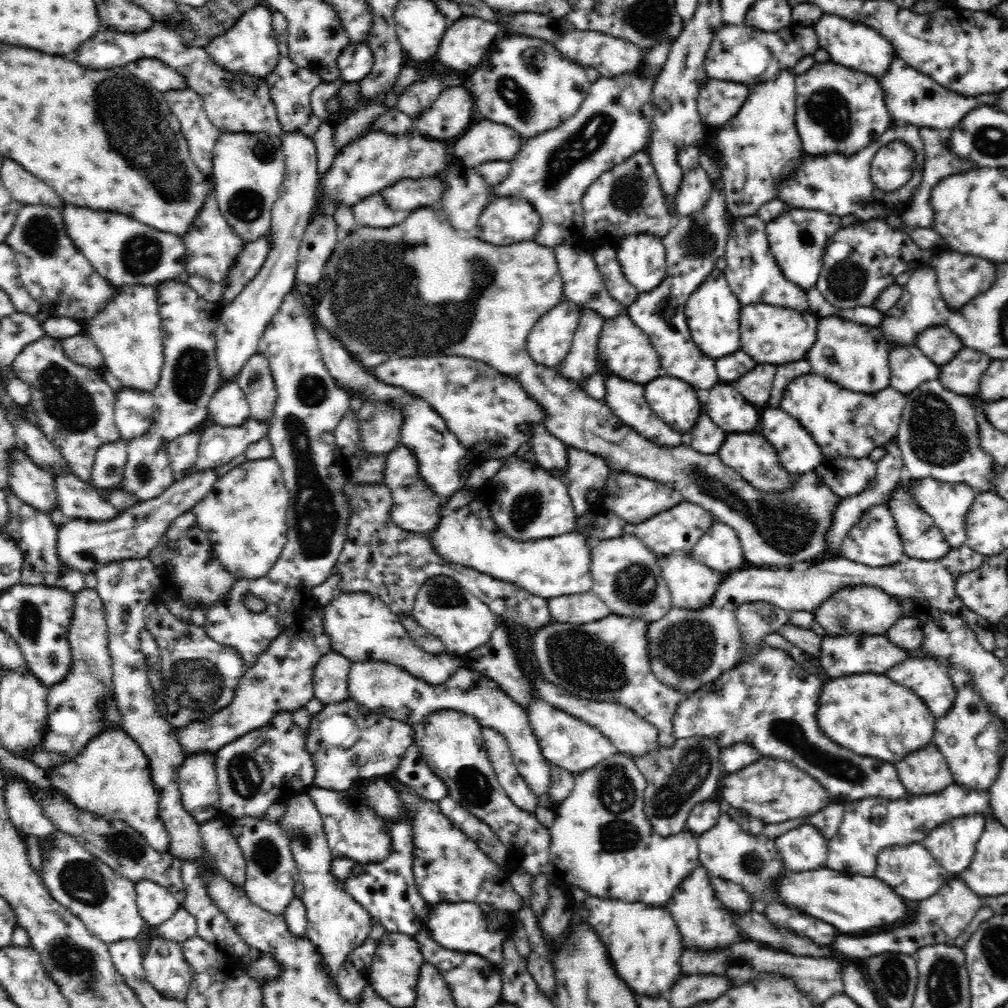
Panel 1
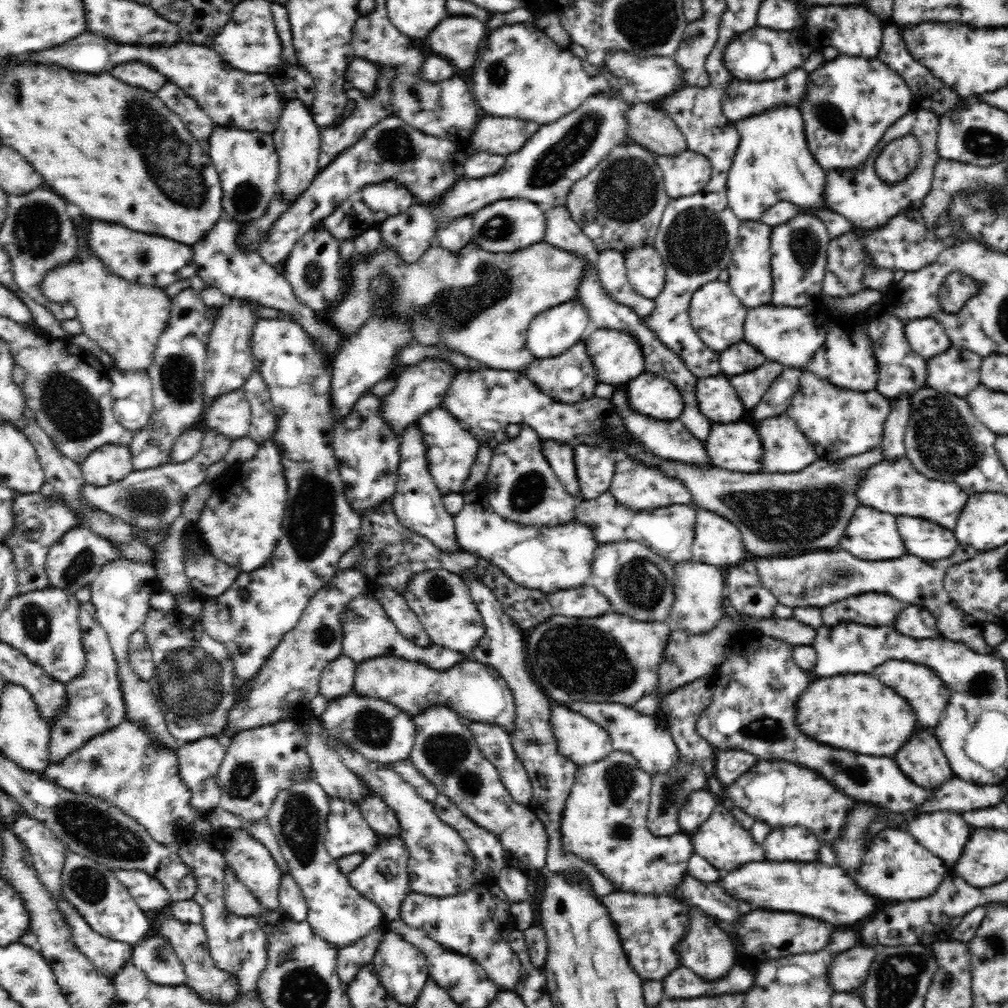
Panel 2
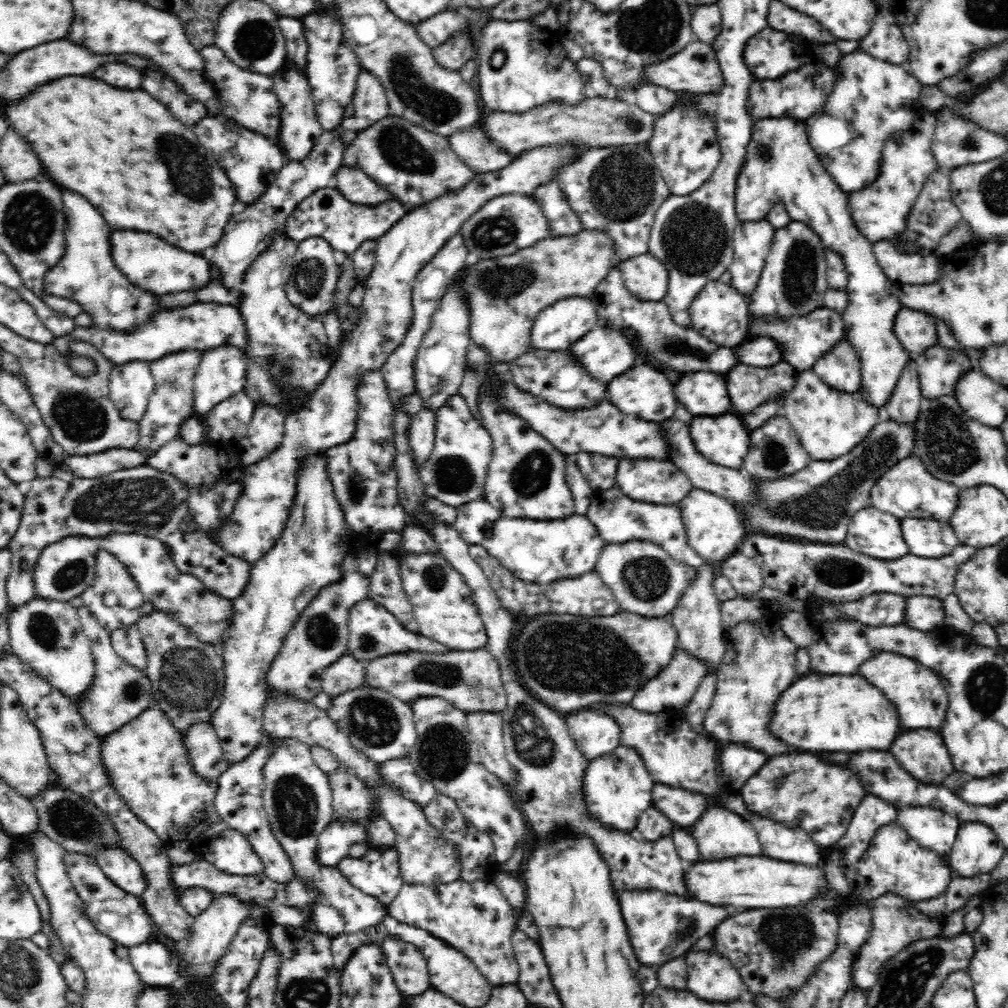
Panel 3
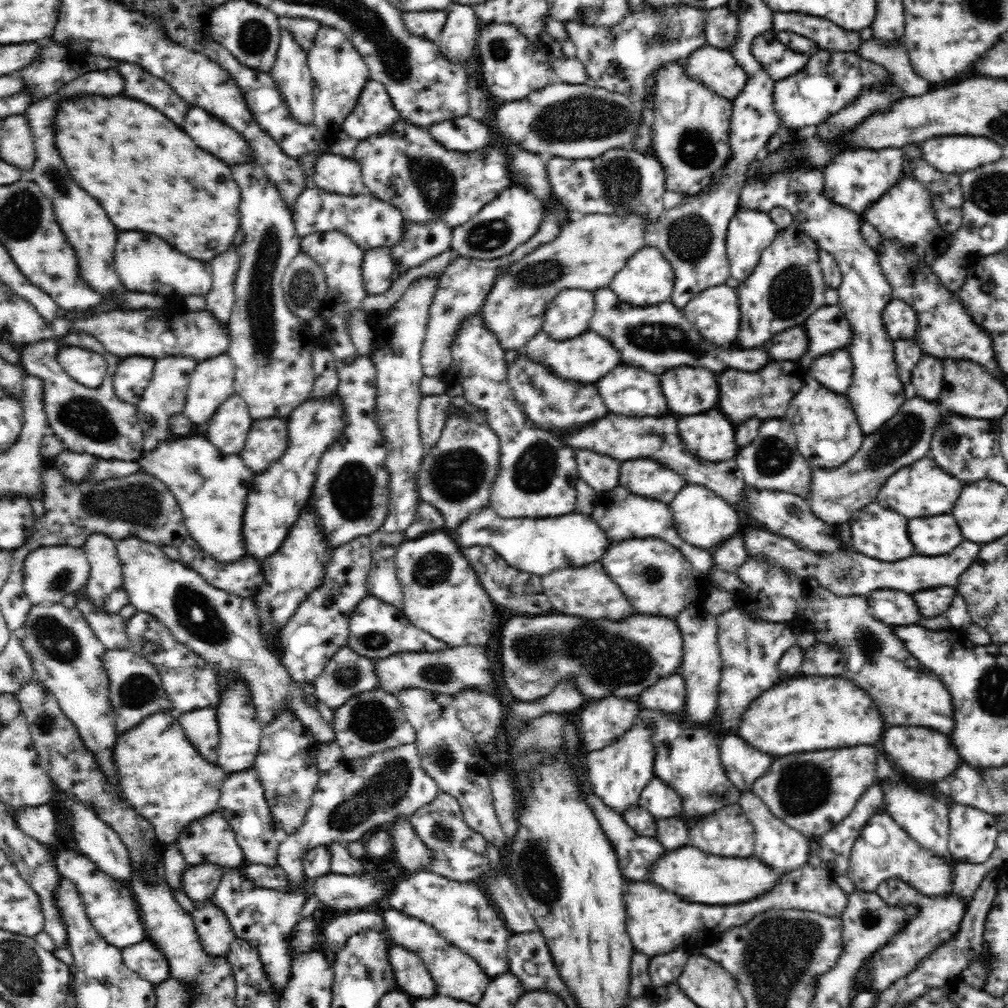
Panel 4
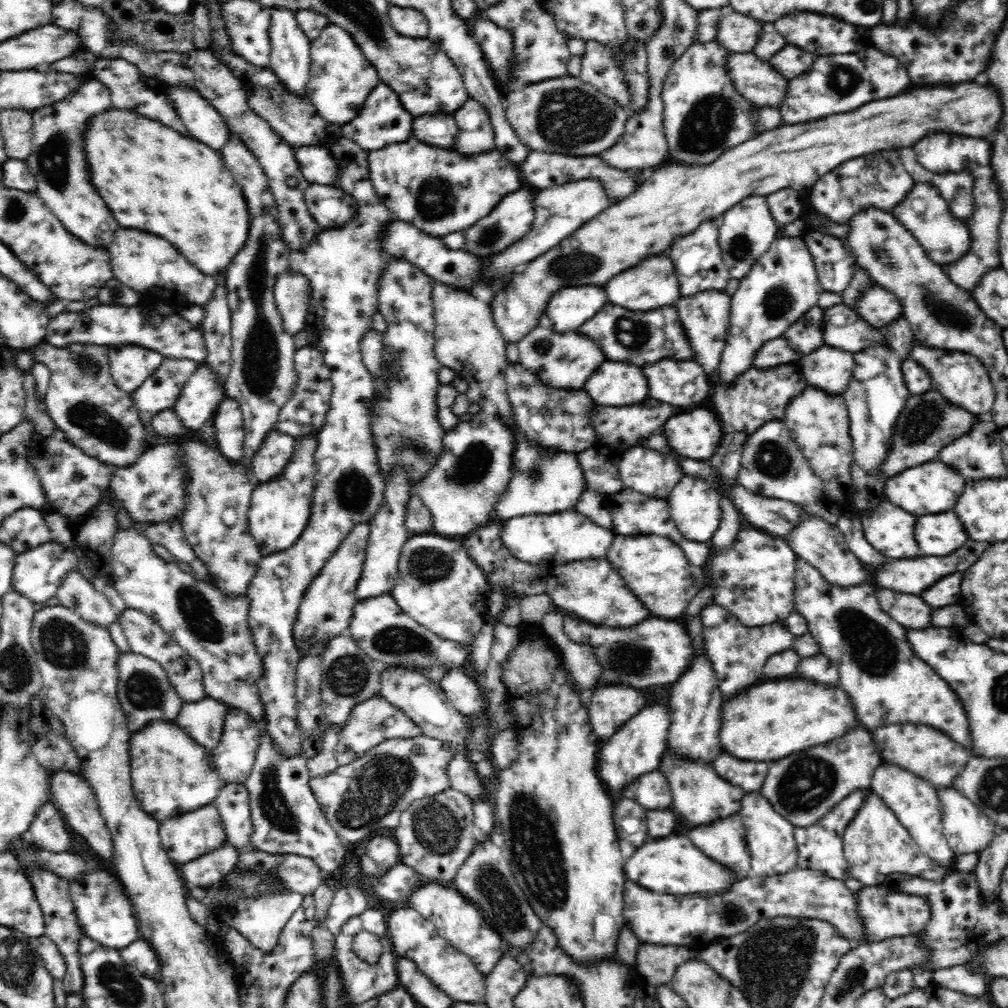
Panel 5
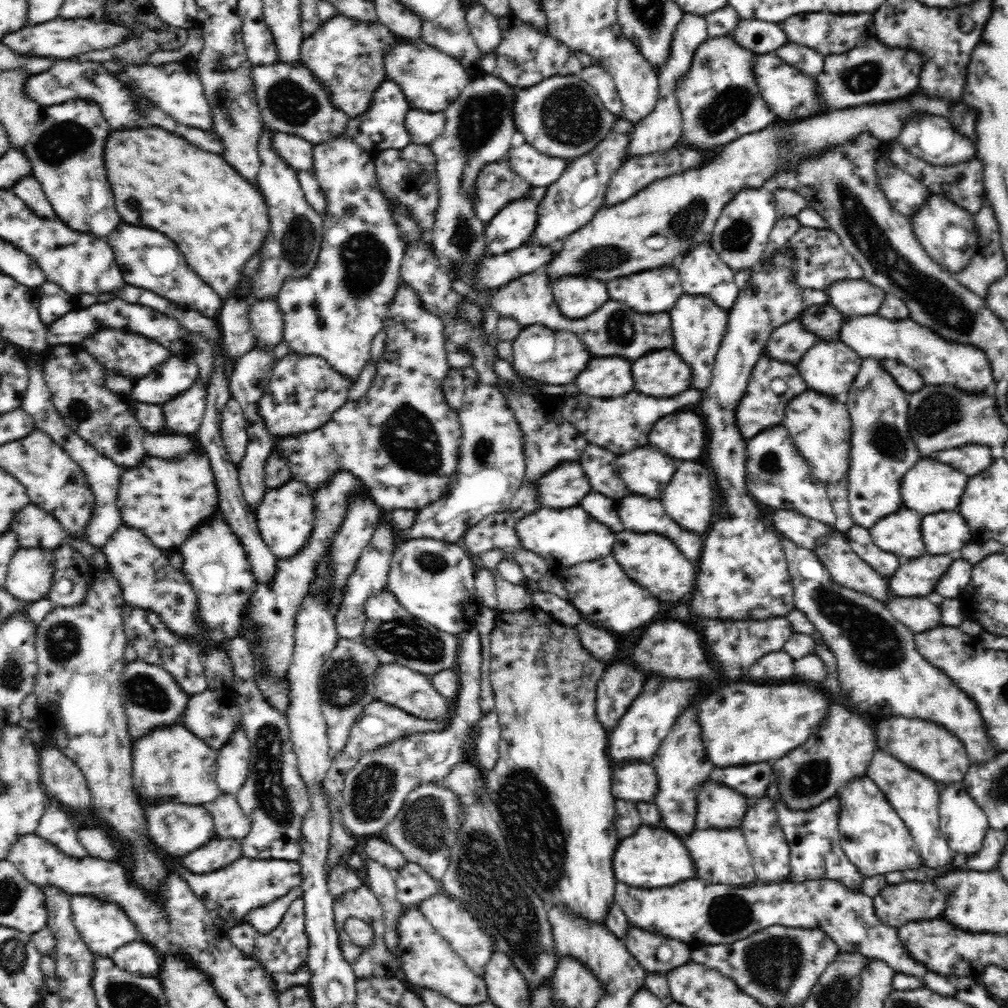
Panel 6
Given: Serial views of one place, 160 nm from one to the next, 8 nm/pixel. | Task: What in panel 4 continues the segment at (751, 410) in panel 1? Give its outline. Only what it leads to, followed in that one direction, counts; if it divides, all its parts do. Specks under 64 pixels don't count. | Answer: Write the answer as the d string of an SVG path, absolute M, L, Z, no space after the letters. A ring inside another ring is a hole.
M682 367L665 372L660 380L669 410L688 416L717 408L717 377L714 371L703 367Z

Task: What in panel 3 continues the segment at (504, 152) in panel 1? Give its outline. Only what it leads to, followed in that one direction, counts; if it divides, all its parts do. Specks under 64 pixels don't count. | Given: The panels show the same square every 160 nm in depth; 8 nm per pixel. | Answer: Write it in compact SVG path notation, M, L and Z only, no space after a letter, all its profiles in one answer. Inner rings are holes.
M588 95L579 105L572 106L564 103L554 102L534 107L525 113L492 112L488 114L480 126L486 131L486 135L492 141L500 144L500 149L510 152L512 155L519 155L530 148L544 146L544 144L581 144L587 149L602 148L608 146L622 146L628 144L646 145L654 134L656 119L658 116L642 110L637 103L608 99L608 97L596 97Z

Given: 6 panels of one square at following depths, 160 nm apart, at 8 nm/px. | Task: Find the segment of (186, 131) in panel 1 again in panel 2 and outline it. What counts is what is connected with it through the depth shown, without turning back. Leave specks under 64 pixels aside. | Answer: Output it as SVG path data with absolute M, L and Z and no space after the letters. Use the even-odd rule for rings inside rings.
M170 82L156 92L162 102L185 123L192 137L206 143L216 126L196 100L177 84Z

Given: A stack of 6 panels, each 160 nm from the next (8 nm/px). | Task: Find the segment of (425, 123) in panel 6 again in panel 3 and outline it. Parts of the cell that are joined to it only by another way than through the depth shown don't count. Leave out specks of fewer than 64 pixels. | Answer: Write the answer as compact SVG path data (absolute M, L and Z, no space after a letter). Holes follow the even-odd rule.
M480 125L455 132L447 139L458 158L476 174L494 172L512 162L512 158L494 145Z

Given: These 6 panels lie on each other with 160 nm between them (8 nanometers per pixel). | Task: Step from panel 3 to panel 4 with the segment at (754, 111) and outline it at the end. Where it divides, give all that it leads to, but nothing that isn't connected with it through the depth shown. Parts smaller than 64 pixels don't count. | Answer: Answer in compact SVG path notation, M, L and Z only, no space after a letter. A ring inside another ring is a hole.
M820 49L809 57L802 70L774 81L772 96L774 110L790 130L799 130L807 126L816 127L860 95L862 88L876 88L878 84L882 84L882 80L886 80L886 76L888 71L882 65L860 58L856 51Z

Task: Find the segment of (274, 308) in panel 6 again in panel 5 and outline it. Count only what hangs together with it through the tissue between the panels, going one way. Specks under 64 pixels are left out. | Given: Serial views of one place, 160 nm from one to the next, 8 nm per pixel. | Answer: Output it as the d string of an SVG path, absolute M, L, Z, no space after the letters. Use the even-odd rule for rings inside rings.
M289 269L281 274L274 287L274 300L284 321L284 329L296 335L306 328L309 306L313 299L310 279Z

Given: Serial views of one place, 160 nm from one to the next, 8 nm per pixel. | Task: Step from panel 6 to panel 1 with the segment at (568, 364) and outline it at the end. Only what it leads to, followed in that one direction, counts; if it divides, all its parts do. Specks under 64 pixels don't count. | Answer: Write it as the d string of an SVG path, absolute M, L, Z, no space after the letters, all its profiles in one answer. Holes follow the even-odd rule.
M628 310L605 320L602 334L598 340L597 360L600 365L606 367L607 372L644 386L662 376L658 353L650 338L634 324Z

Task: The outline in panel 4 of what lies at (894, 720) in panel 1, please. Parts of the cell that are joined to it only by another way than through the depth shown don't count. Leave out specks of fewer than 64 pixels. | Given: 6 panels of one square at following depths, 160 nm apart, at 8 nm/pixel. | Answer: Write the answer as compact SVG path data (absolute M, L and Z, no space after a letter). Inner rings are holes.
M797 675L763 692L743 714L737 735L750 746L772 756L852 748L876 744L884 732L884 718L874 700L855 682L836 676Z

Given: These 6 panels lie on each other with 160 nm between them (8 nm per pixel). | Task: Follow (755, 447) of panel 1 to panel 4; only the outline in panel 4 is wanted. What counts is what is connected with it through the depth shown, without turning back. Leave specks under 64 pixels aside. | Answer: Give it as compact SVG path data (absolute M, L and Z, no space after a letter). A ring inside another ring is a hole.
M718 408L683 415L677 419L677 424L686 448L701 460L714 463L734 460L740 450L735 439L736 424Z

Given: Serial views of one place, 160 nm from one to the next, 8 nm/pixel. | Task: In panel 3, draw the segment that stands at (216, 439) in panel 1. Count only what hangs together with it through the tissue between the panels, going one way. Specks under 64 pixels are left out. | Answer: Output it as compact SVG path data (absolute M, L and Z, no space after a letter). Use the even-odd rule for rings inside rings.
M146 464L93 479L55 470L46 479L31 480L24 489L20 526L6 546L12 556L11 573L6 581L11 608L22 607L37 596L34 569L45 546L69 536L99 539L110 532L136 532L161 540L172 553L172 562L179 571L198 578L223 598L236 599L244 592L252 564L228 555L199 530L187 507L188 489L175 476Z

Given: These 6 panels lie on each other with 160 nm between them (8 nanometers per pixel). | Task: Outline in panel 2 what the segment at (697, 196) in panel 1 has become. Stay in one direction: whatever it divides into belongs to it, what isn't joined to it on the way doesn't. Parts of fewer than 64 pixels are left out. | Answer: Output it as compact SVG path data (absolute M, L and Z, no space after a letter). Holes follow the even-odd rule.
M688 149L675 157L657 156L666 192L672 199L700 192L710 180L711 166L706 156Z

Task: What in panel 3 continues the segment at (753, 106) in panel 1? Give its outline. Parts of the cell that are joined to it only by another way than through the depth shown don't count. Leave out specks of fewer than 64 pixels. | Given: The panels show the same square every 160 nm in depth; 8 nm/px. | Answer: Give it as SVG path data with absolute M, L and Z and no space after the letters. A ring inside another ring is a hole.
M780 116L774 118L757 119L752 126L750 142L746 146L746 156L744 164L736 178L736 190L734 190L734 210L740 221L757 221L766 217L766 214L776 206L778 201L784 203L785 209L792 221L806 223L822 239L822 244L827 249L835 250L841 254L848 273L848 284L845 291L849 294L849 303L845 308L843 320L846 334L854 344L854 349L862 362L862 388L859 392L874 406L884 409L884 404L888 402L892 392L898 384L898 379L902 376L906 366L913 361L914 354L911 354L903 344L900 343L894 331L896 315L901 309L898 295L896 295L895 282L889 279L883 268L878 264L870 241L858 231L850 209L846 193L837 185L837 182L826 171L821 160L810 146L808 135L806 134L805 122L793 116Z

